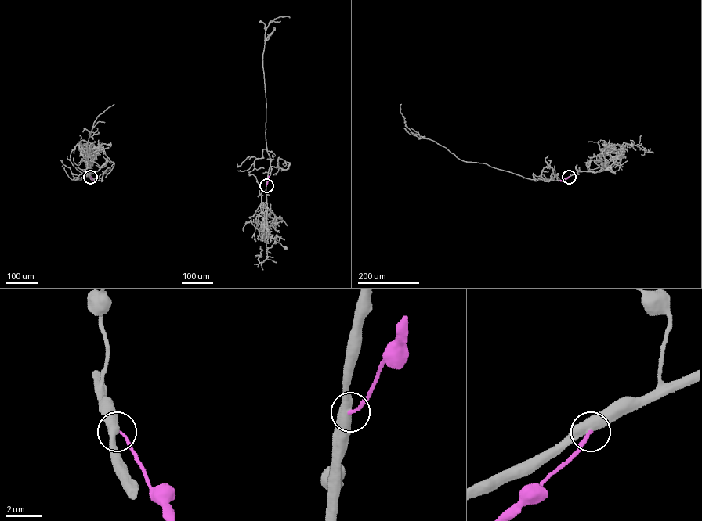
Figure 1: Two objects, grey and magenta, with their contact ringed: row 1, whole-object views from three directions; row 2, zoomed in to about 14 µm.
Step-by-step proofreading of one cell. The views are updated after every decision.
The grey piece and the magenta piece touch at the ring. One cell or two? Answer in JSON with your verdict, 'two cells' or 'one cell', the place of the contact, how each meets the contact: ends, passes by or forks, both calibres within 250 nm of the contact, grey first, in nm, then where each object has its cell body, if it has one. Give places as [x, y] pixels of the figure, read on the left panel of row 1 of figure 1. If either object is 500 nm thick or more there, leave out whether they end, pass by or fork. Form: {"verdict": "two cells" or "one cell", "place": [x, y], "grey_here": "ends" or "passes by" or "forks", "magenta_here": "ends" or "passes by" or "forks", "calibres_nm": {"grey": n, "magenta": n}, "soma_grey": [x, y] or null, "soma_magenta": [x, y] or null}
{"verdict": "two cells", "place": [90, 177], "calibres_nm": {"grey": 550, "magenta": 180}, "soma_grey": [110, 145], "soma_magenta": null}

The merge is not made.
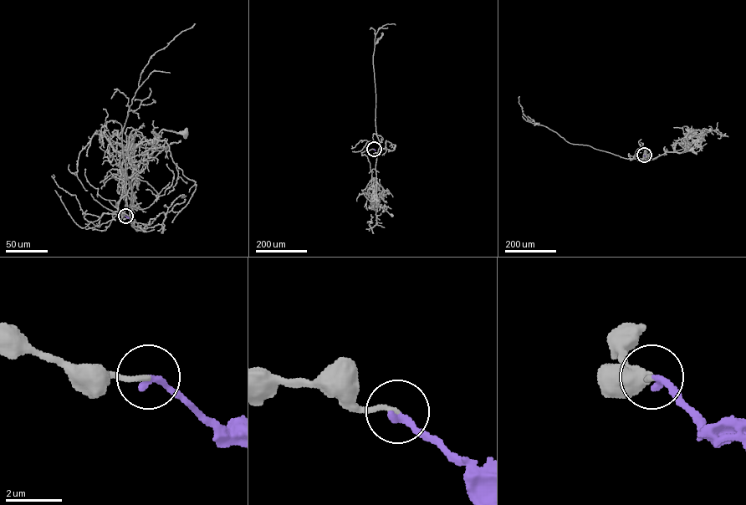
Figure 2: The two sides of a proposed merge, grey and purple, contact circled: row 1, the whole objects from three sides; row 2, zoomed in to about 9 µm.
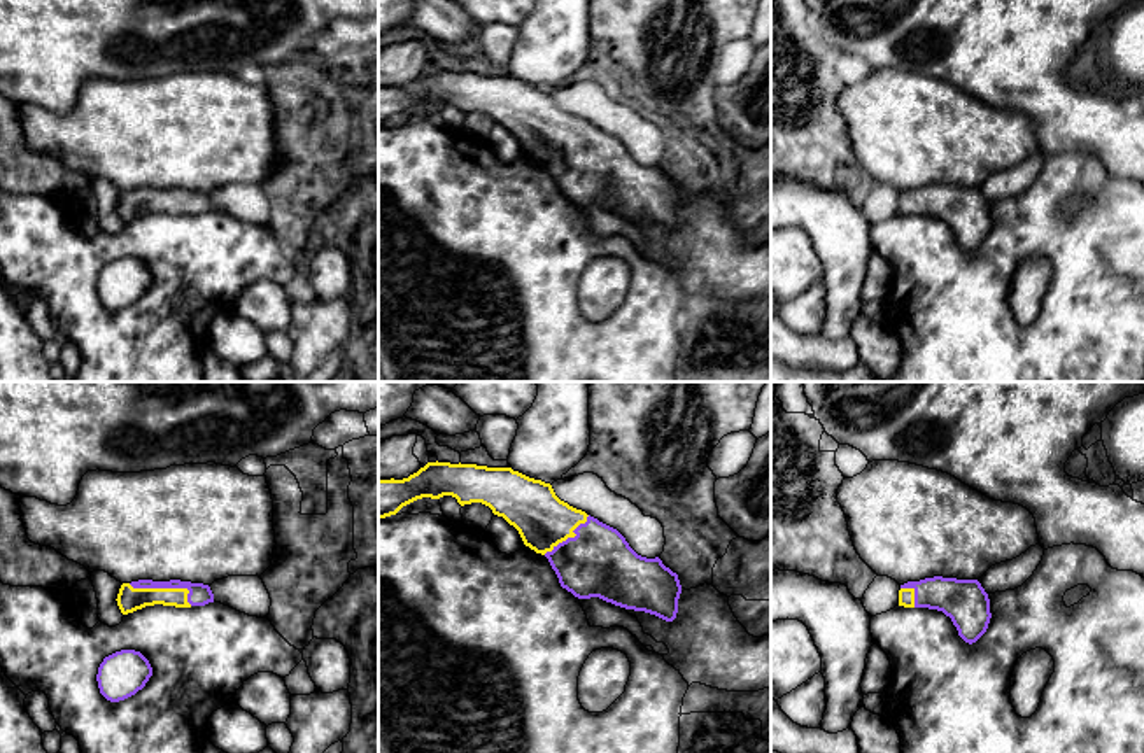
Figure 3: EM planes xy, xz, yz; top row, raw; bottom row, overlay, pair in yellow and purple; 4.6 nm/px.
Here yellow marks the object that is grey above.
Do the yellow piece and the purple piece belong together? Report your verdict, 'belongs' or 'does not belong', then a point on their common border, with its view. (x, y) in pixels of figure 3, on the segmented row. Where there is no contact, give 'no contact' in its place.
belongs | xy (165, 589)

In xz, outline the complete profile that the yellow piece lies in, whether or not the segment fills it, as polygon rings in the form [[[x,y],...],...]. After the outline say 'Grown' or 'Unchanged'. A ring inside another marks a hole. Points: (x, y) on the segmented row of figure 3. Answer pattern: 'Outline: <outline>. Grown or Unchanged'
Outline: [[[436,461],[427,462],[408,478],[378,480],[378,518],[396,515],[417,499],[440,499],[443,496],[455,497],[461,506],[482,503],[494,515],[503,517],[519,531],[526,546],[548,559],[561,587],[575,597],[599,597],[625,609],[655,615],[666,622],[676,618],[681,594],[676,573],[666,567],[659,557],[638,555],[617,529],[561,501],[550,483],[529,478],[512,468]]]. Grown

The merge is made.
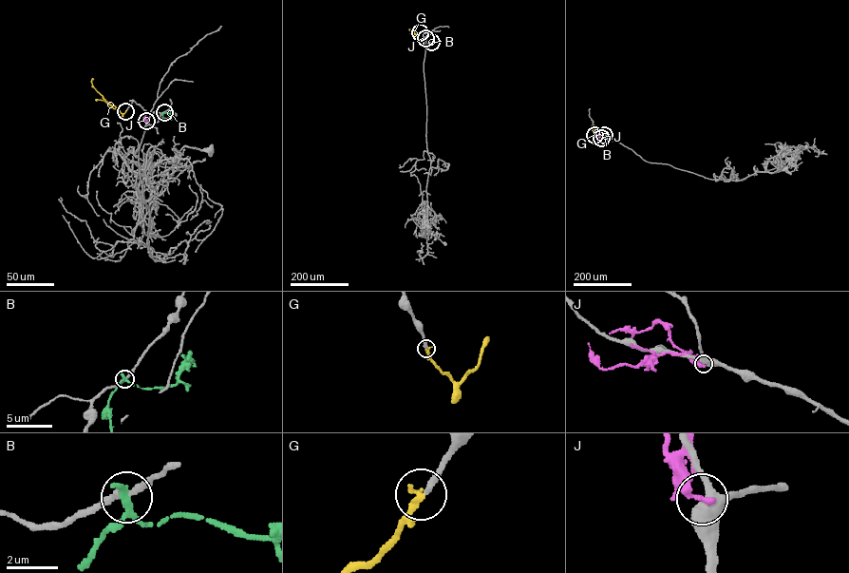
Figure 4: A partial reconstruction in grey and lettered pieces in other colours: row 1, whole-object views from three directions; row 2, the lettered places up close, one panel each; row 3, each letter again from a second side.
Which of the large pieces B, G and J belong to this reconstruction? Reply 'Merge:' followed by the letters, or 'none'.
Merge: G

